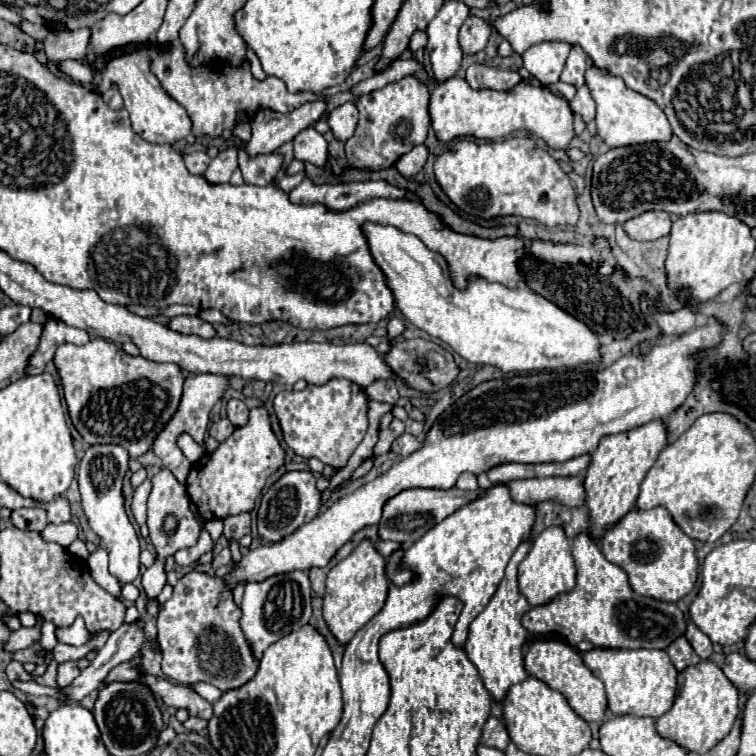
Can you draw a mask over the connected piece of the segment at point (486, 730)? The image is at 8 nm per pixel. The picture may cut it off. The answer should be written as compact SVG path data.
M490 716L490 718L486 720L486 724L484 724L484 728L482 728L482 740L480 740L480 742L486 744L486 746L504 750L504 748L508 746L508 742L510 742L510 736L508 736L504 724L502 724L498 718Z

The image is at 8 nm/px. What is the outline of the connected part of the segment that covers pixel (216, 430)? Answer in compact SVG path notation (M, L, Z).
M222 418L220 422L216 422L216 424L210 428L210 436L216 438L218 442L224 442L232 432L234 432L234 426L232 426L232 422L230 422L228 418Z

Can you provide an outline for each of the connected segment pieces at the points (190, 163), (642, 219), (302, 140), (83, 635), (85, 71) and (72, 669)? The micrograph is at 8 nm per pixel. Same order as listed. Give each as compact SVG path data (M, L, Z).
M192 152L184 156L184 162L192 174L204 174L210 164L210 156L206 152Z
M650 210L628 220L624 224L624 230L634 240L656 240L670 234L670 226L672 226L672 218L668 212Z
M310 126L294 138L294 158L302 162L312 162L316 166L324 166L328 158L328 142Z
M78 616L74 620L74 624L70 624L68 628L56 628L56 638L62 644L70 644L70 646L84 646L90 642L90 632L84 624L84 618Z
M62 60L62 62L58 64L58 68L60 68L60 72L64 72L66 76L70 76L74 82L80 82L80 84L92 84L92 82L94 82L92 70L90 70L86 64L78 62L78 60Z
M64 662L58 666L58 684L64 686L64 684L70 684L76 676L80 674L76 662Z

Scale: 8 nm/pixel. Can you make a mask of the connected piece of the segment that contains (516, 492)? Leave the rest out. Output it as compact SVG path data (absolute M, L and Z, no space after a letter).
M532 478L532 480L512 480L508 482L512 498L516 502L540 504L544 500L554 500L564 506L584 504L584 478Z

